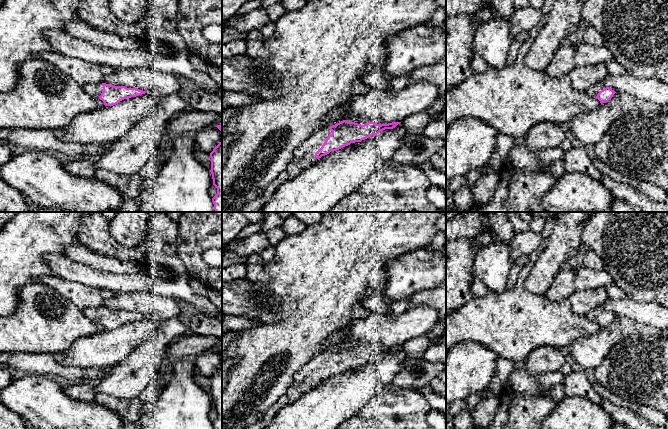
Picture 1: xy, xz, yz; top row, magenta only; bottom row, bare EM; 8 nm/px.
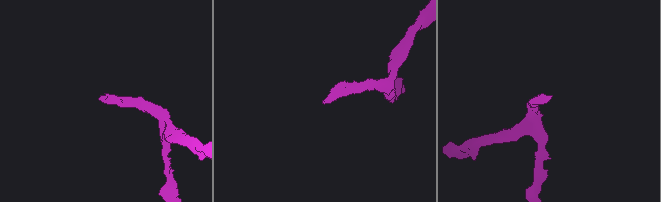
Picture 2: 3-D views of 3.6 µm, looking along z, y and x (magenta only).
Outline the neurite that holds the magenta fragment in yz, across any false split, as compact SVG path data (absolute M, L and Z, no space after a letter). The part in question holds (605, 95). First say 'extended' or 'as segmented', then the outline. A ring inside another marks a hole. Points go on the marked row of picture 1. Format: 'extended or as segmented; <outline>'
extended; M602 81L592 85L586 92L589 96L598 99L601 104L608 102L616 93L611 88L606 87Z

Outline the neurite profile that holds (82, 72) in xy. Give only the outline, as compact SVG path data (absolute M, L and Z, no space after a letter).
M46 52L41 58L73 78L79 85L89 83L104 83L105 77L112 72L108 66L88 63L81 59L65 56L57 52Z

